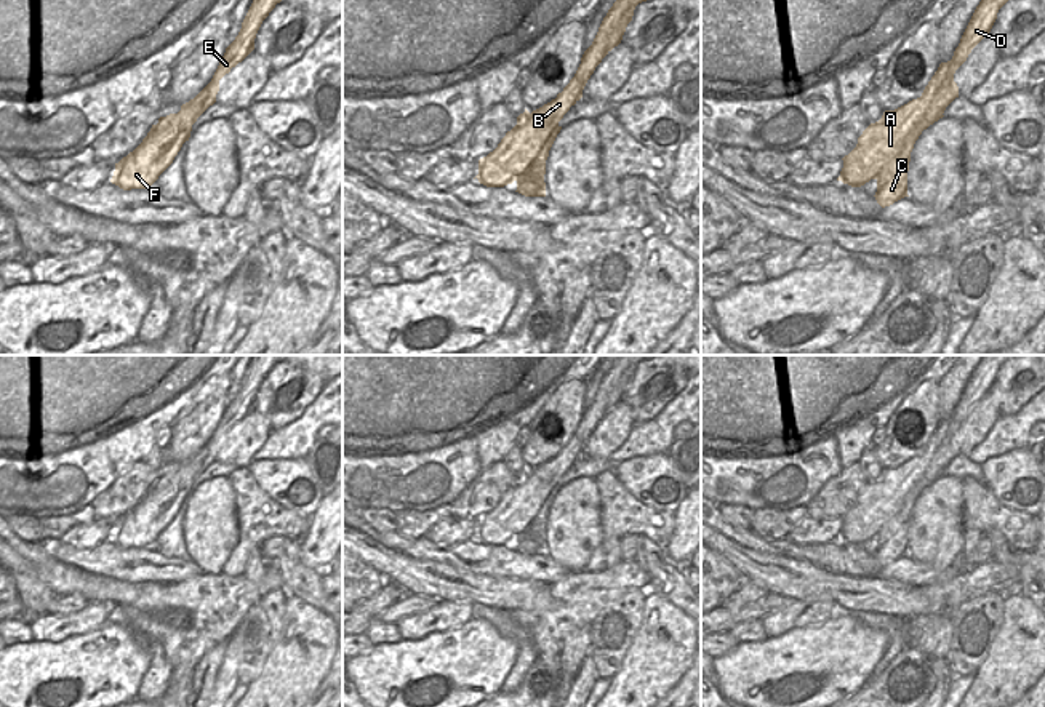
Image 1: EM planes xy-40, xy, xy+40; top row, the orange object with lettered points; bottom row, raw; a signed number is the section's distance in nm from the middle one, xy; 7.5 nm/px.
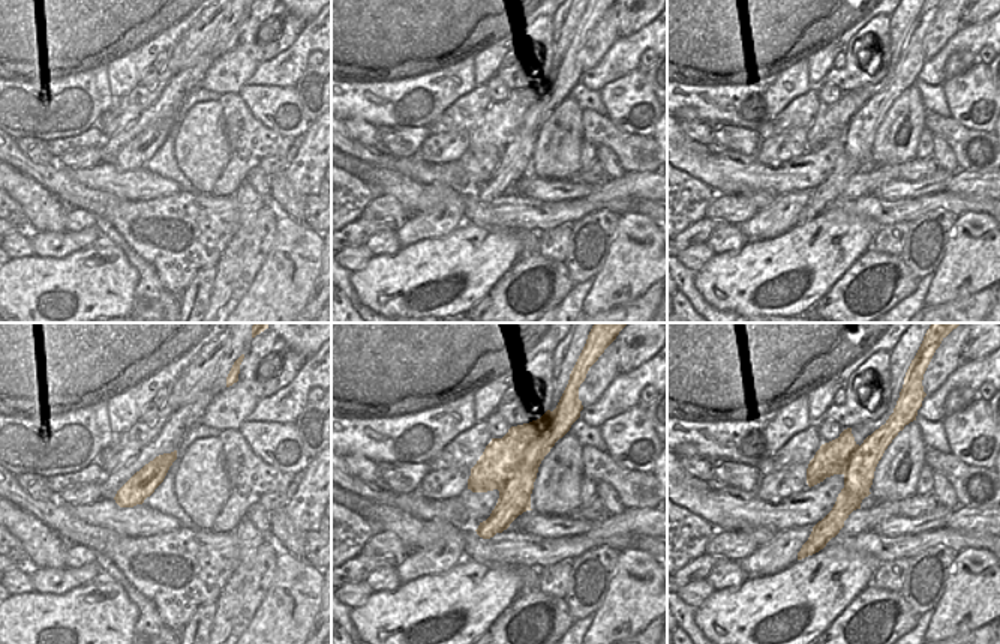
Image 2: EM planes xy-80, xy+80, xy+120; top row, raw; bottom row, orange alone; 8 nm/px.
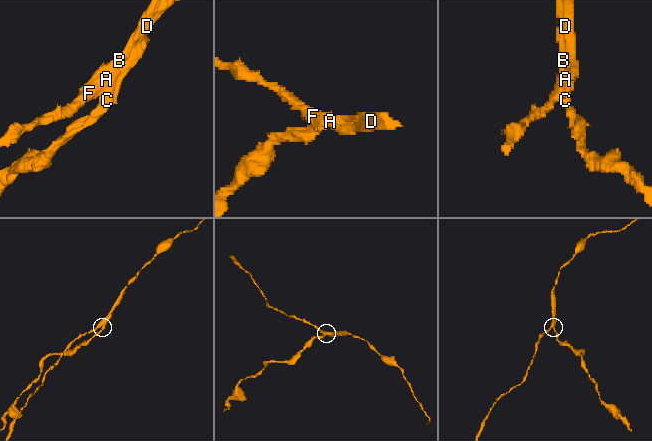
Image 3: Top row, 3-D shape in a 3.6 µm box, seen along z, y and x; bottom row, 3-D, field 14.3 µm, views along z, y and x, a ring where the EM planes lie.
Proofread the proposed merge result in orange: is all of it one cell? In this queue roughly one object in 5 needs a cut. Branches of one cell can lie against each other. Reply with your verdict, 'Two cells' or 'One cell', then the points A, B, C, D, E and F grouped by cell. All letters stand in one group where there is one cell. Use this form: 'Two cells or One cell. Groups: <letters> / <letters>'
Two cells. Groups: A B E F / C D

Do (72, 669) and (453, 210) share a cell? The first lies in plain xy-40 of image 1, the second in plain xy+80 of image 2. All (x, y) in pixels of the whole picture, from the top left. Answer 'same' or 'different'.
different

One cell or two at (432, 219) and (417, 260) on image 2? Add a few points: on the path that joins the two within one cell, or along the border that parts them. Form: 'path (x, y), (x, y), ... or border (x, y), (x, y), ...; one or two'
border (458, 225), (441, 237), (420, 239), (402, 248); two

